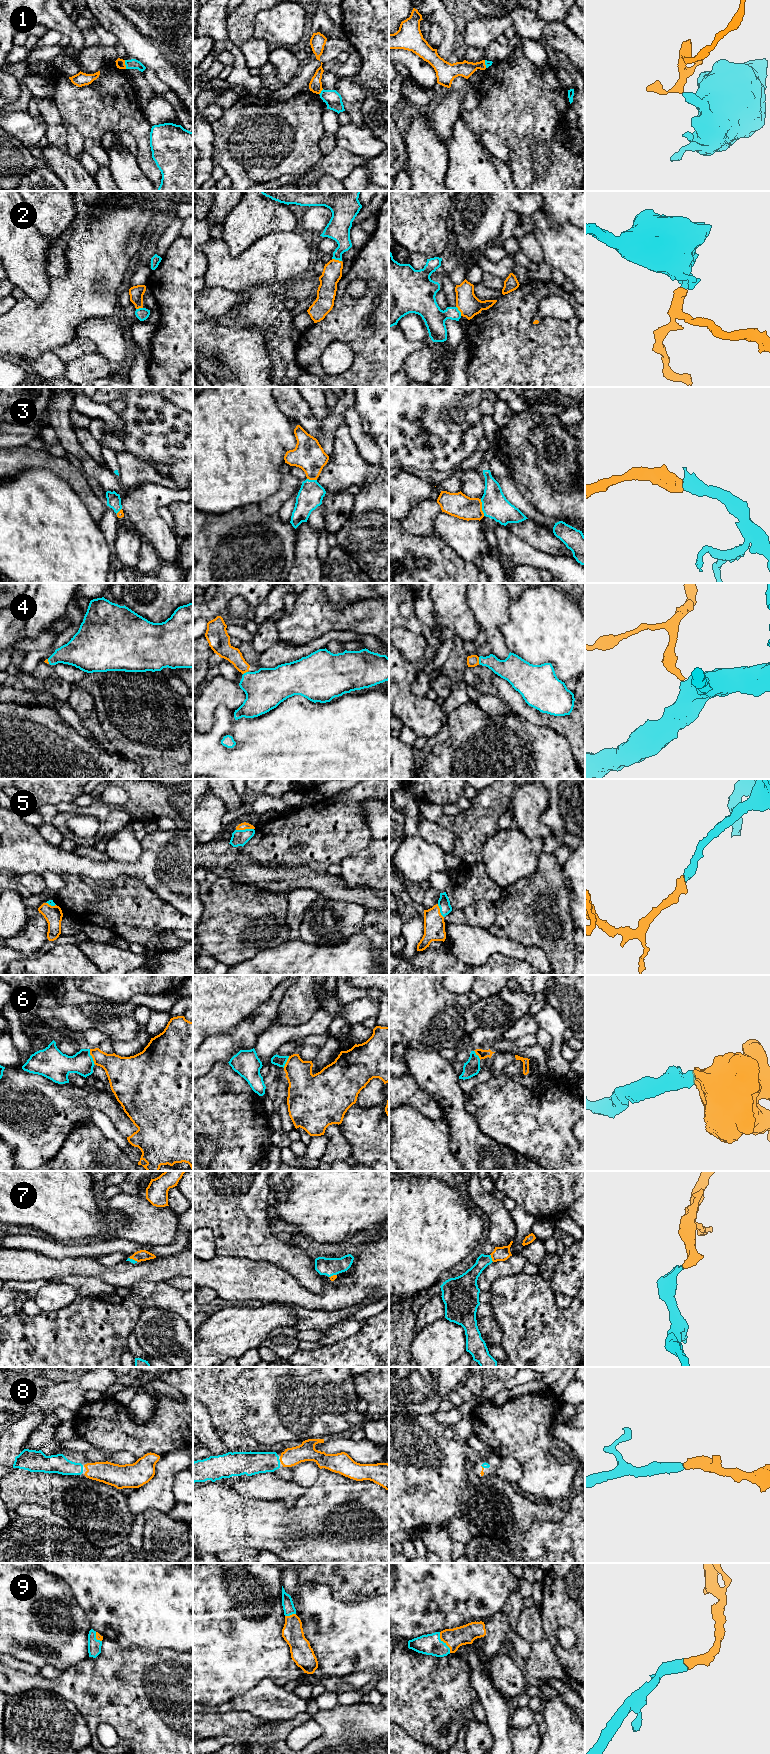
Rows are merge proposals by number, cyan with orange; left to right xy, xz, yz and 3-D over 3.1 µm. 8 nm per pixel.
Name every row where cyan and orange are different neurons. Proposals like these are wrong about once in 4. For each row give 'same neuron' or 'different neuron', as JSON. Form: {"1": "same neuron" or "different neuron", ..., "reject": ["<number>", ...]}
{"1": "different neuron", "2": "same neuron", "3": "same neuron", "4": "same neuron", "5": "same neuron", "6": "same neuron", "7": "same neuron", "8": "same neuron", "9": "same neuron", "reject": ["1"]}

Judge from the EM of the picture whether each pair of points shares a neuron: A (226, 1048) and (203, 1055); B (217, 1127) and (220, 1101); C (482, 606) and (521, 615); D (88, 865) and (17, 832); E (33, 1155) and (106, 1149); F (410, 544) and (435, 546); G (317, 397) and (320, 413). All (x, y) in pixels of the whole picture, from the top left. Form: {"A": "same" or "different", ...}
{"A": "same", "B": "same", "C": "different", "D": "same", "E": "different", "F": "same", "G": "same"}

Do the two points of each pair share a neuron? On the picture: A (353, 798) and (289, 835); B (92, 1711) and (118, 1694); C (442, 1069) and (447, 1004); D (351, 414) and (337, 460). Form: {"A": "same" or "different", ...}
{"A": "same", "B": "same", "C": "different", "D": "different"}

